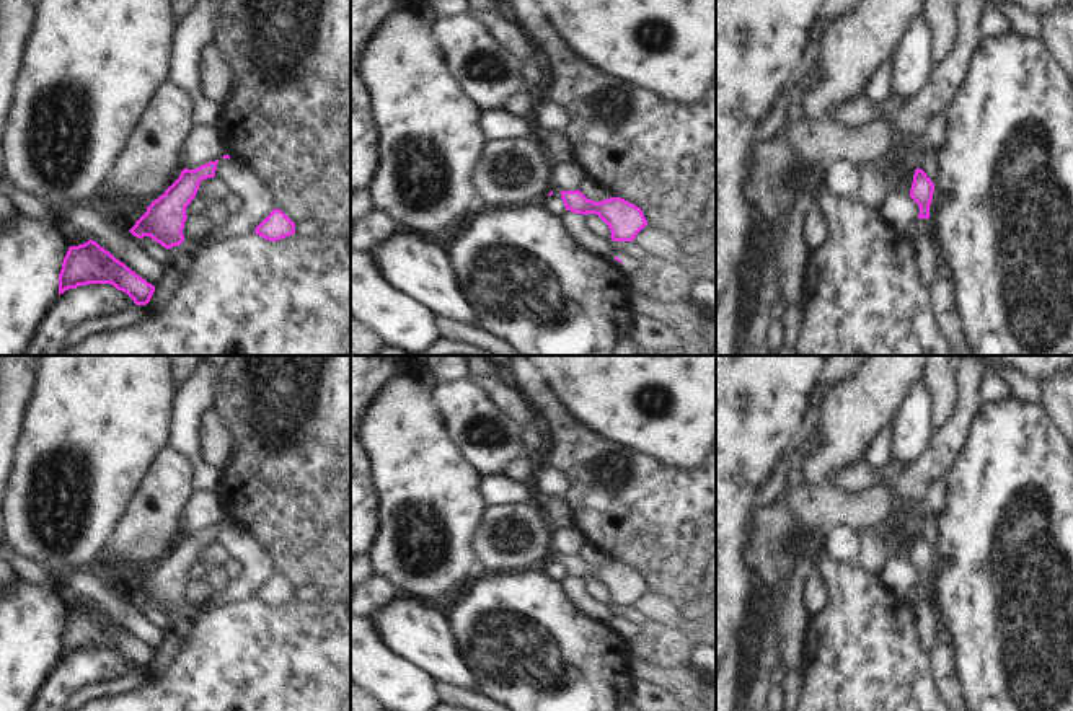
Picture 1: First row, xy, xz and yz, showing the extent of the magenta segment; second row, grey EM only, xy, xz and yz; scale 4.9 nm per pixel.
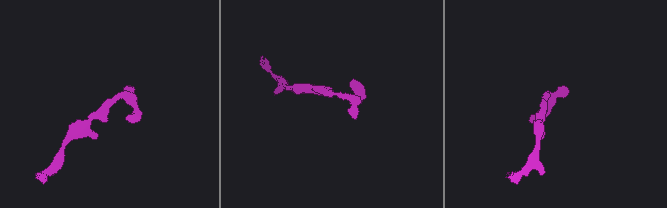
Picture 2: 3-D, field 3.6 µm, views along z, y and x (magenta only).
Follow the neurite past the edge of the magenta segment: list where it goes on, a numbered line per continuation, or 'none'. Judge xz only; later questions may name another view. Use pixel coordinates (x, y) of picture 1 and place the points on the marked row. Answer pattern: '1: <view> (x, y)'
none

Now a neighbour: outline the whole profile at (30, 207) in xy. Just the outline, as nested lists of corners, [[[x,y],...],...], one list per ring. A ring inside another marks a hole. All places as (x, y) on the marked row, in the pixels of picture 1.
[[[7,178],[2,179],[2,189],[10,196],[11,204],[16,207],[20,215],[34,222],[62,227],[59,215],[54,210],[47,209],[42,202],[29,194],[15,189]]]

